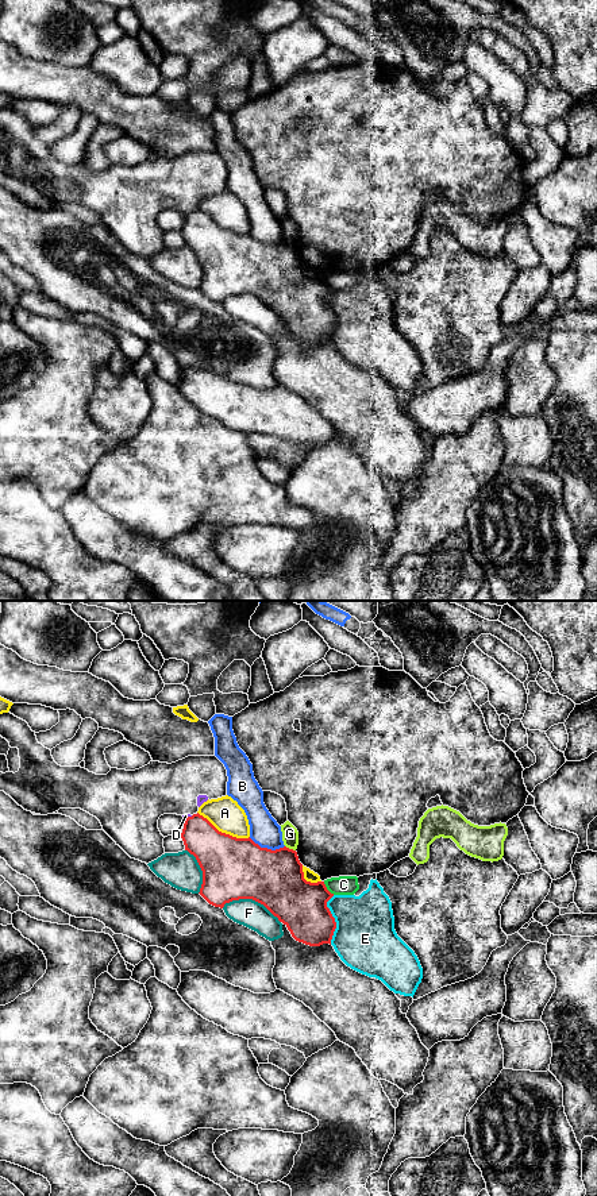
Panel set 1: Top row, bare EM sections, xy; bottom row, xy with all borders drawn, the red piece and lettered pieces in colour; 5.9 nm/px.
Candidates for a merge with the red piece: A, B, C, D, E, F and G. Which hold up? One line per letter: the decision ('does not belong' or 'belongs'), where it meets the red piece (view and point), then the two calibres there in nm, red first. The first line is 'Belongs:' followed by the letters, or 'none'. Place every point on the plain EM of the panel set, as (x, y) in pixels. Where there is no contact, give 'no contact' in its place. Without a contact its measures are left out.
Belongs: none
A: does not belong | xy (223, 228) | 360/200 nm
B: does not belong | xy (266, 243) | 360/180 nm
C: does not belong | xy (326, 284) | 300/110 nm
D: does not belong | xy (188, 212) | 220/20 nm
E: does not belong | xy (334, 315) | 300/360 nm
F: does not belong | xy (251, 293) | 360/160 nm
G: does not belong | xy (291, 245) | 340/100 nm

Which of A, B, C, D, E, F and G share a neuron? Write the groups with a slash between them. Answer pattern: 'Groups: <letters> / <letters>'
Groups: A / B / C / D / E / F / G

